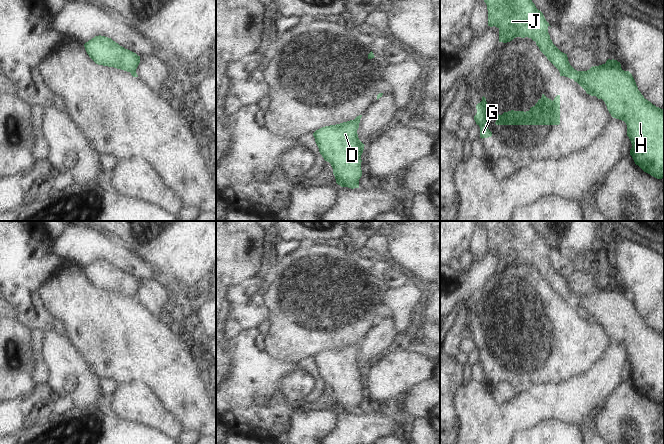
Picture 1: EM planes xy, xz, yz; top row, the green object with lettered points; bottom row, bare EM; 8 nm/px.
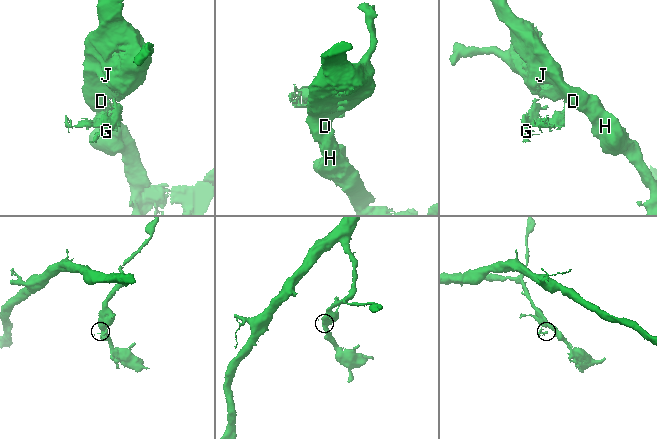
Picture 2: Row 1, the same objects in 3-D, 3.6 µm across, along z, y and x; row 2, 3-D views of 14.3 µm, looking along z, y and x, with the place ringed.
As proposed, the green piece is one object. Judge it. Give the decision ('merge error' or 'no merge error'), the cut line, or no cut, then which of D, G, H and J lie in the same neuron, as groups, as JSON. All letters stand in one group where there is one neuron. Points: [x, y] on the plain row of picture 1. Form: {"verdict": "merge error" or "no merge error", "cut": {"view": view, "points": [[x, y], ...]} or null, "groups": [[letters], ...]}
{"verdict": "merge error", "cut": {"view": "yz", "points": [[560, 296], [564, 299]]}, "groups": [["D", "H", "J"], ["G"]]}

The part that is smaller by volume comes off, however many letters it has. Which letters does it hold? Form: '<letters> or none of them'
G

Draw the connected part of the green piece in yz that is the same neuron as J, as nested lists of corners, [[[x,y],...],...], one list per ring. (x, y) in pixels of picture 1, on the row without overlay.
[[[483,221],[483,224],[488,234],[488,250],[499,253],[499,266],[507,267],[516,261],[528,261],[535,265],[560,297],[577,306],[587,318],[602,323],[611,340],[626,347],[627,360],[632,368],[630,379],[635,388],[657,403],[664,402],[664,333],[644,322],[632,298],[624,295],[620,286],[608,283],[605,288],[592,290],[587,295],[577,295],[570,289],[567,278],[553,268],[548,257],[550,249],[531,221]]]

